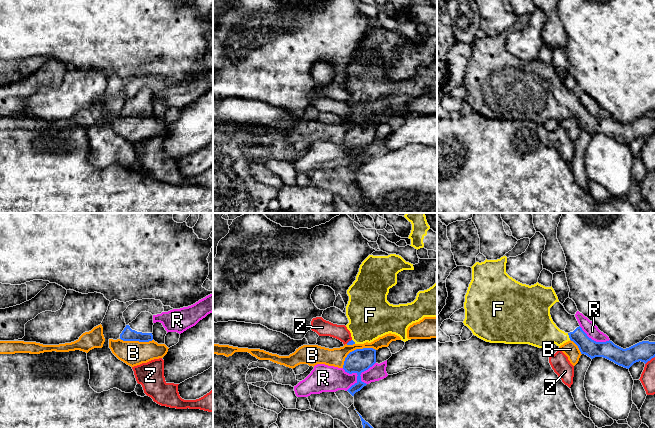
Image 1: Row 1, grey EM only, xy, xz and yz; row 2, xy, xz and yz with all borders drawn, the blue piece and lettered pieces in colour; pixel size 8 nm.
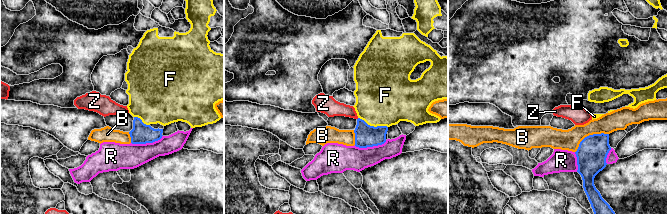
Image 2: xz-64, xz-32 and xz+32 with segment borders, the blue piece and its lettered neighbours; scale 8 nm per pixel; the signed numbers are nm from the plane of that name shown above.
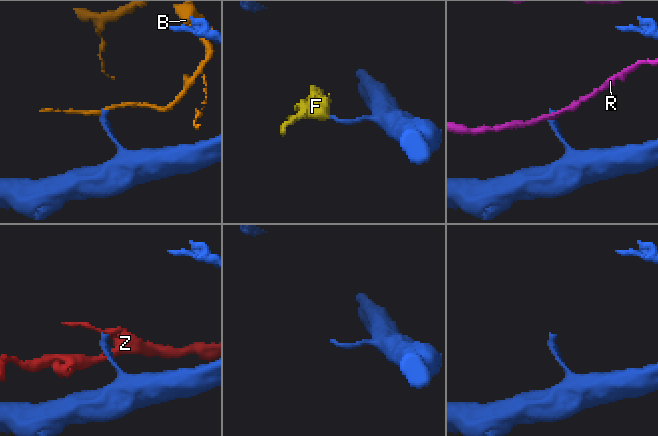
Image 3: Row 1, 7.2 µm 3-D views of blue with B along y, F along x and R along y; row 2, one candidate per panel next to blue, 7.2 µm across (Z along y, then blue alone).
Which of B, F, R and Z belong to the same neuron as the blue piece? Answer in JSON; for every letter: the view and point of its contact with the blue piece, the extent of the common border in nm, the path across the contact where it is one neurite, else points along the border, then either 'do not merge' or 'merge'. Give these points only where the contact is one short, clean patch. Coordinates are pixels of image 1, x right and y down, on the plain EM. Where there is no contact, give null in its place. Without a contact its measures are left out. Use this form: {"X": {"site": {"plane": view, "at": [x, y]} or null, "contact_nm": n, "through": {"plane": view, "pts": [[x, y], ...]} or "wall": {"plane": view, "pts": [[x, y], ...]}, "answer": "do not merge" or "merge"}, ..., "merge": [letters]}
{"B": {"site": {"plane": "xz", "at": [356, 125]}, "contact_nm": 300, "wall": {"plane": "xz", "pts": [[375, 125], [356, 124], [352, 126], [345, 134], [342, 143]]}, "answer": "do not merge"}, "F": {"site": {"plane": "yz", "at": [569, 112]}, "contact_nm": 60, "through": {"plane": "yz", "pts": [[587, 122], [577, 112], [569, 112], [556, 112], [539, 105]]}, "answer": "merge"}, "R": {"site": {"plane": "xz", "at": [358, 151]}, "contact_nm": 340, "wall": {"plane": "xz", "pts": [[375, 138], [358, 151], [357, 156], [346, 166]]}, "answer": "do not merge"}, "Z": {"site": {"plane": "yz", "at": [649, 136]}, "contact_nm": 100, "wall": {"plane": "yz", "pts": [[654, 132], [645, 140]]}, "answer": "do not merge"}, "merge": ["F"]}

